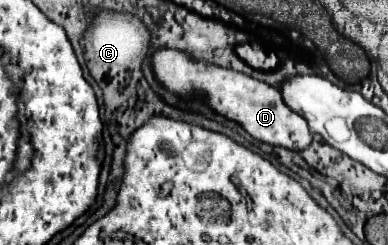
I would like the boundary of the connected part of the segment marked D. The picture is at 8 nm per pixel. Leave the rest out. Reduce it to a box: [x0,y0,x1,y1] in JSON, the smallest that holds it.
[152,50,312,152]

